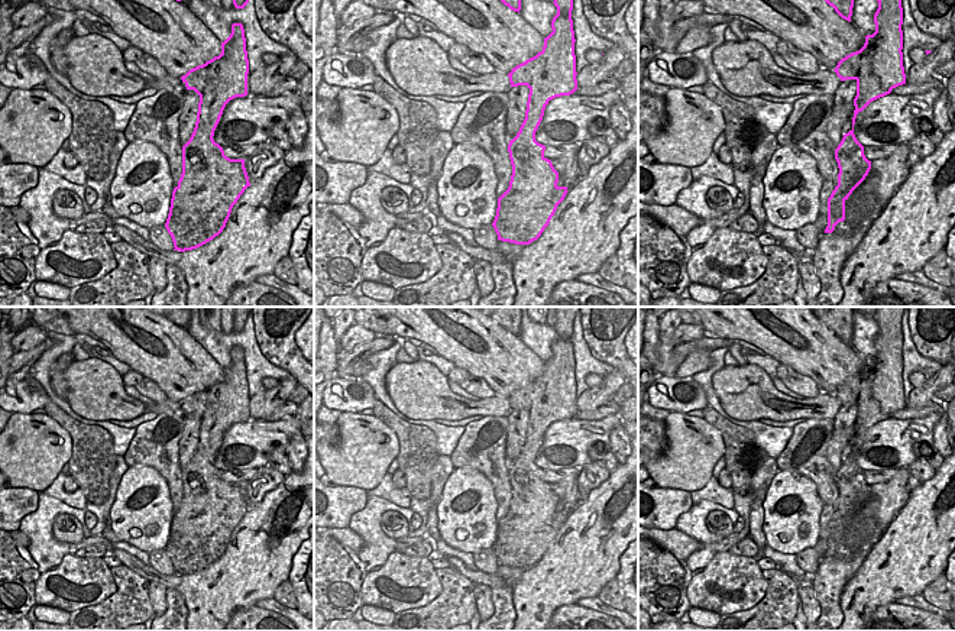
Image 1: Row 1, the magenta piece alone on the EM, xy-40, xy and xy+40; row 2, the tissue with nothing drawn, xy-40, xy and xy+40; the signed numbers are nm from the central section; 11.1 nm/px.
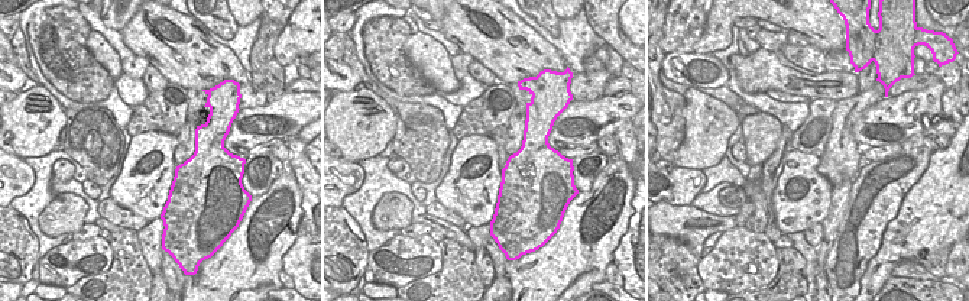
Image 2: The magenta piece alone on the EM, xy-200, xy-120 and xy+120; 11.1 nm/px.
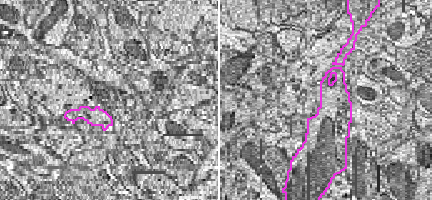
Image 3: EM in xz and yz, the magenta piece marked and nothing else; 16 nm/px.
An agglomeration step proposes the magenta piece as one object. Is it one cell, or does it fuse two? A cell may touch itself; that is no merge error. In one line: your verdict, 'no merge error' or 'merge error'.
merge error

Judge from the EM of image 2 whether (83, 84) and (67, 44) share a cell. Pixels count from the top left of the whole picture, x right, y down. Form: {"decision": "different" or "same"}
{"decision": "same"}

